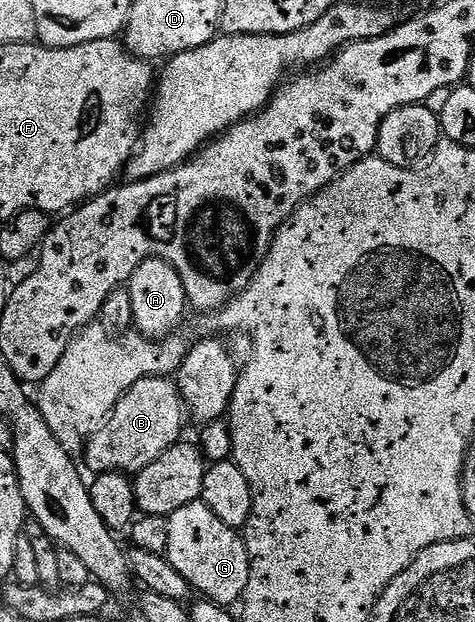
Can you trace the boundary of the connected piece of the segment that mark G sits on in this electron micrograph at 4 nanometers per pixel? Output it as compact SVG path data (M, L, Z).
M202 499L195 500L189 506L181 506L167 520L169 532L171 534L171 548L195 548L195 576L190 577L192 589L203 588L202 595L214 604L224 606L235 606L242 601L243 592L249 586L249 570L251 569L251 559L247 553L247 541L236 529L225 526L209 506L205 506Z

